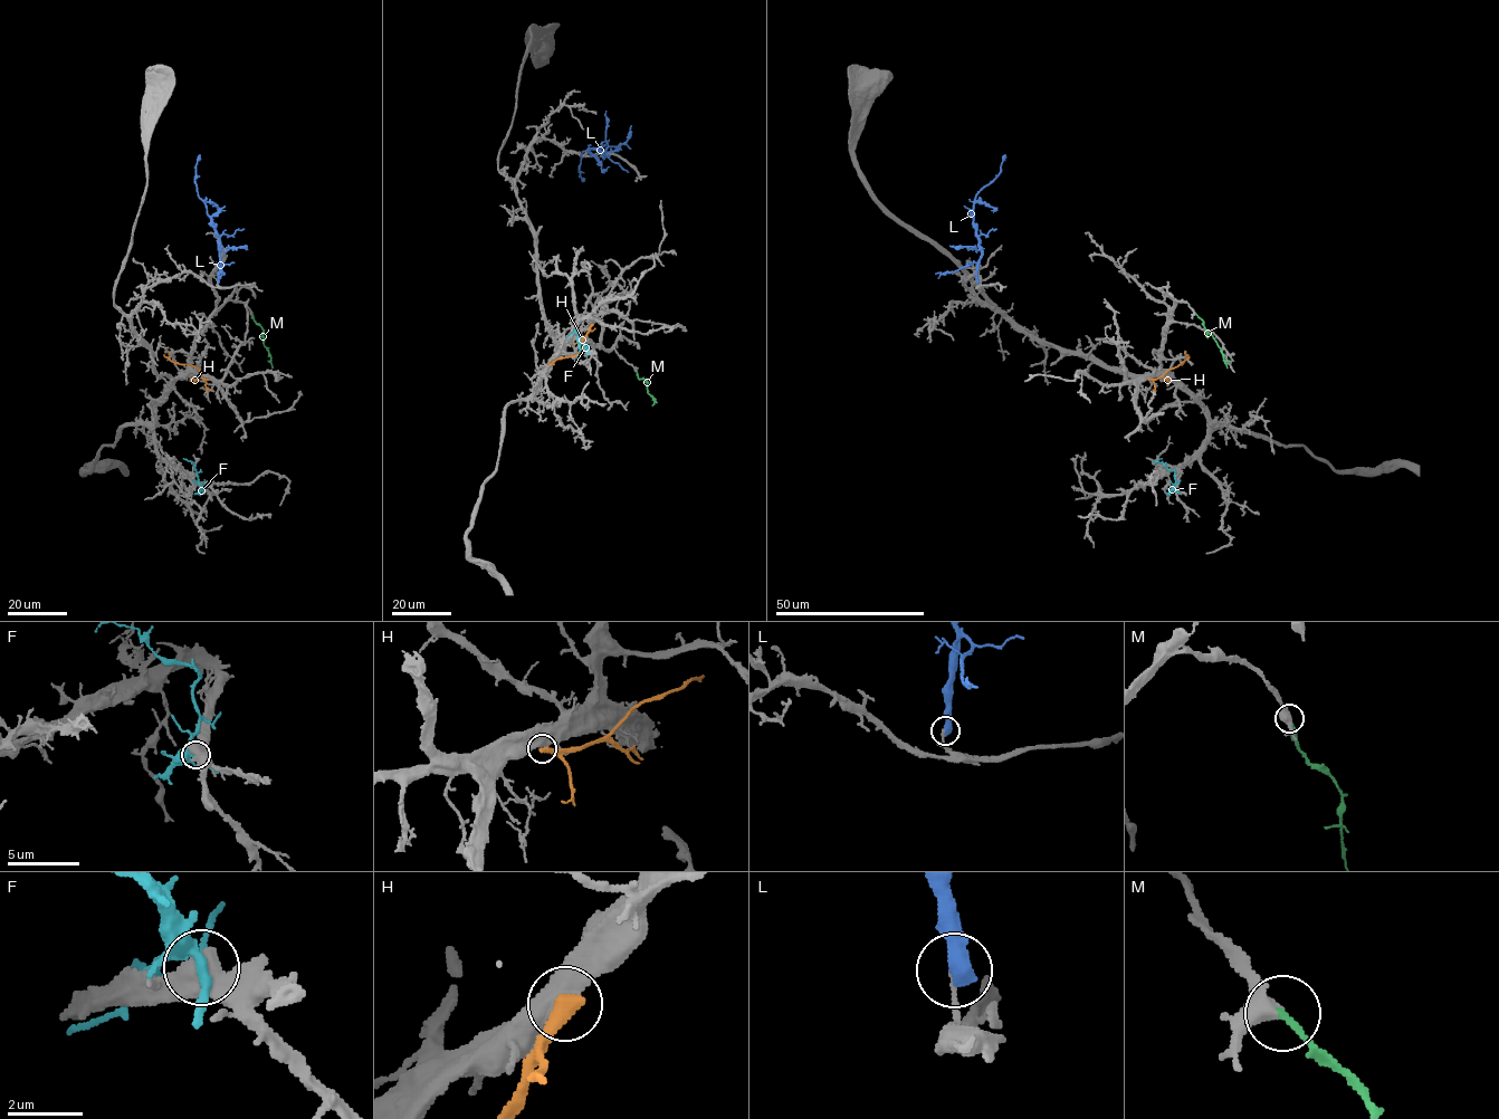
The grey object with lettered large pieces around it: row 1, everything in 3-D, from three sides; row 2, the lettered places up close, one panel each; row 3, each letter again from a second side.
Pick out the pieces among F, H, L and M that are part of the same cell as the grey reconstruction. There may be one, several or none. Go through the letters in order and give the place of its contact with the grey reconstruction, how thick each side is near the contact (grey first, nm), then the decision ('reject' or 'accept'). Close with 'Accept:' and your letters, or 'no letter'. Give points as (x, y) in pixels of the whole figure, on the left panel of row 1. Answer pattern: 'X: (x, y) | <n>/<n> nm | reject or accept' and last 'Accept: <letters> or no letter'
F: (203, 489) | 550/260 nm | reject
H: (208, 379) | 800/460 nm | reject
L: (218, 281) | 140/550 nm | reject
M: (252, 314) | 400/190 nm | accept
Accept: M

